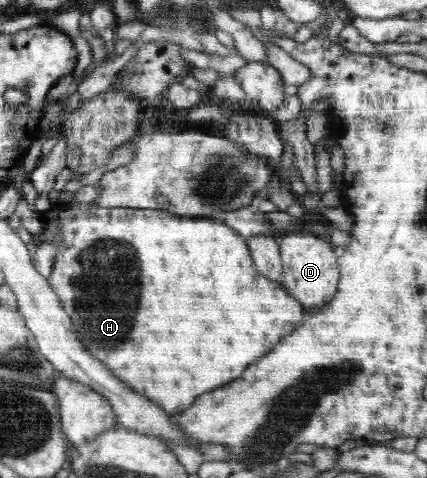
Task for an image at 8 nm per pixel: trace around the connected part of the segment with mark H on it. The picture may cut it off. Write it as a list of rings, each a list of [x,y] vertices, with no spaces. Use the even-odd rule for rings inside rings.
[[[75,201],[61,207],[56,215],[56,221],[58,221],[58,241],[60,244],[56,251],[48,282],[51,289],[57,294],[67,315],[71,318],[75,332],[82,337],[83,345],[87,351],[107,364],[116,378],[125,382],[135,392],[139,392],[161,406],[170,415],[179,415],[185,409],[189,409],[191,403],[199,395],[213,391],[215,387],[221,387],[225,383],[231,383],[233,379],[239,379],[251,363],[255,363],[263,355],[267,355],[281,339],[285,339],[294,330],[298,330],[300,323],[305,320],[306,315],[301,303],[283,285],[279,285],[280,282],[271,281],[257,273],[254,261],[251,261],[252,257],[246,238],[239,235],[227,224],[223,225],[223,221],[217,223],[213,219],[185,219],[185,217],[173,217],[173,215],[159,210],[101,207],[95,202],[77,203]],[[137,247],[139,247],[139,257],[127,255],[127,249],[129,249],[129,253],[131,253],[131,249],[135,253]]]

